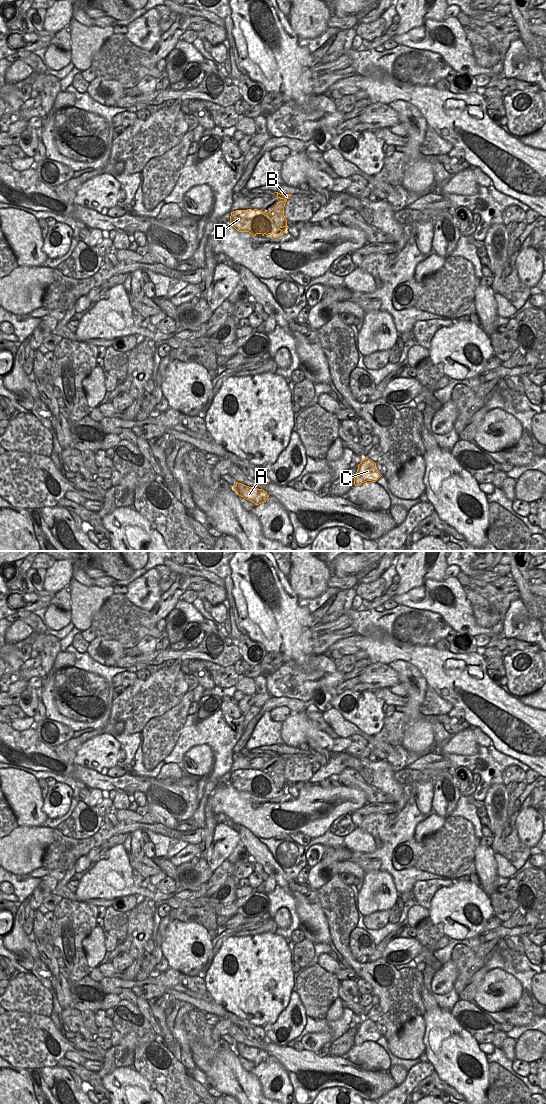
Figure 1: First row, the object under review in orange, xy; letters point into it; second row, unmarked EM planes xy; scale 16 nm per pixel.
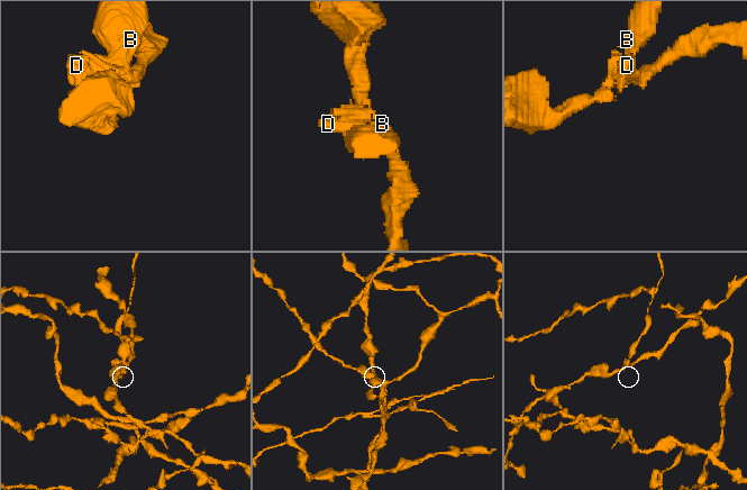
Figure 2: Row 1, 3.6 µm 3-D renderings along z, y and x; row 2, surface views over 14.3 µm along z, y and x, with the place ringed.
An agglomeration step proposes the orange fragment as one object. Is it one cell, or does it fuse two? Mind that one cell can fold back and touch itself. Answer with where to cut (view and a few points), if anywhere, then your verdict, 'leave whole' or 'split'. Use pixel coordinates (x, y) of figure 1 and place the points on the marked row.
cut in xy along (267, 213), (274, 217), (282, 217), (286, 221); split

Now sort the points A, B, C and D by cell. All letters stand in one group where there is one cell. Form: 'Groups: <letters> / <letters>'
Groups: A C D / B

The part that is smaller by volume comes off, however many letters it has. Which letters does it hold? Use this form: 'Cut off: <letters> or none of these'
Cut off: B

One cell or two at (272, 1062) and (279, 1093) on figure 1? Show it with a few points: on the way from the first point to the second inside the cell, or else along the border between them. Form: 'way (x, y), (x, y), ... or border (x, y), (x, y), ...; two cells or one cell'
way (275, 1070), (282, 1077), (283, 1085); one cell

